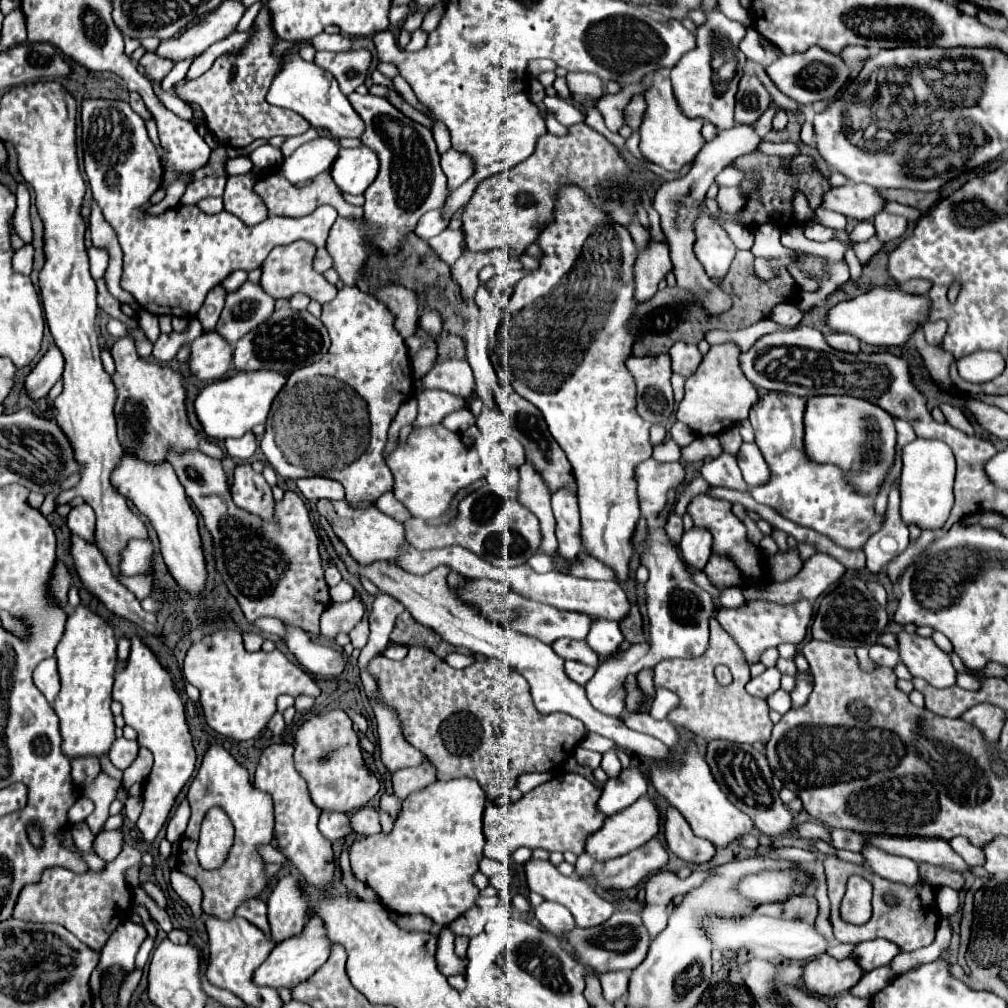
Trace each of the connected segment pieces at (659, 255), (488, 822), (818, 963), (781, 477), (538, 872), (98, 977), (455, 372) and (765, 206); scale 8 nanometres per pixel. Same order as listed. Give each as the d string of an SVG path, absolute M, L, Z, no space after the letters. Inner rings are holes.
M651 242L645 250L639 250L635 262L635 298L637 302L649 302L658 290L665 274L673 270L669 260L669 246Z
M559 774L553 780L533 788L523 794L521 800L509 802L507 805L493 806L489 804L483 814L483 834L485 848L483 856L507 862L509 856L525 846L525 848L543 848L547 852L585 852L585 840L589 834L599 830L605 822L605 814L597 810L597 800L601 790L595 788L587 778L579 774ZM499 808L499 810L489 810Z
M821 954L803 966L803 980L811 994L833 998L849 992L863 976L861 966L853 958L835 960L829 954Z
M765 394L749 412L755 430L755 444L769 464L771 478L765 486L751 488L751 496L765 506L777 510L783 518L811 528L847 550L859 550L865 542L881 530L885 514L875 512L871 496L859 494L847 484L841 468L831 464L811 462L803 444L803 414L805 398L793 394Z
M529 860L525 864L525 876L527 876L527 886L529 890L541 894L545 900L559 902L563 904L575 918L579 928L593 928L611 918L613 914L613 904L603 900L587 882L575 878L575 876L563 876L557 872L557 868L549 860Z
M129 920L121 922L115 932L109 936L105 944L98 965L92 972L89 980L91 994L99 994L102 984L102 973L111 966L122 967L126 976L135 968L135 954L145 940L145 930Z
M441 362L435 364L423 378L427 388L441 388L469 400L475 394L475 378L469 362Z
M757 150L751 154L735 158L733 166L747 174L745 180L739 184L741 194L745 196L745 204L743 204L741 212L737 214L737 222L743 226L751 226L751 228L761 226L761 224L773 224L779 230L781 228L787 230L787 228L797 224L797 220L793 216L793 196L797 192L805 194L809 200L809 206L813 210L817 210L823 202L825 192L831 190L829 180L819 172L819 168L815 166L815 160L807 154L793 156L789 162L789 170L785 170L785 158L759 154ZM789 216L791 216L791 220L789 220Z

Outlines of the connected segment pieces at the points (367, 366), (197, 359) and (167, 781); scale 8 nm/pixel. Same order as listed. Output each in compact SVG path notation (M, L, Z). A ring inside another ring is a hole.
M355 286L339 290L333 302L323 306L323 324L331 334L331 350L319 362L303 366L289 374L287 386L277 394L267 430L261 440L261 450L267 462L283 478L299 480L311 476L331 478L343 484L345 498L351 508L367 508L385 492L393 490L393 476L381 456L387 444L387 430L403 402L413 396L413 374L409 354L401 334L395 330L395 316L373 294L361 292Z
M203 332L191 342L189 368L199 380L219 380L233 368L233 346L217 332Z
M139 636L131 638L129 658L117 664L113 700L121 702L125 724L139 734L139 744L149 748L155 756L155 764L147 780L149 786L145 786L143 790L143 810L139 816L141 822L137 820L137 828L141 828L141 838L145 842L153 842L173 808L177 794L191 778L197 754L185 720L185 706L173 686L173 676L161 666L157 656Z

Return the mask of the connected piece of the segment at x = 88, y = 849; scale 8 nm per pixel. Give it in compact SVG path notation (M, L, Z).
M85 822L75 824L71 834L73 834L73 842L75 842L75 846L77 846L81 852L85 852L85 854L95 854L95 850L93 850L95 834L91 834L91 830L89 830L89 826L87 826Z

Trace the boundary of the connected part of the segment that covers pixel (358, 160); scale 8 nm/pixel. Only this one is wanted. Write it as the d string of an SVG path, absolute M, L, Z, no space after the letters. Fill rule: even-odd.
M341 148L337 160L331 166L331 176L341 192L363 194L379 172L377 154L367 148Z

